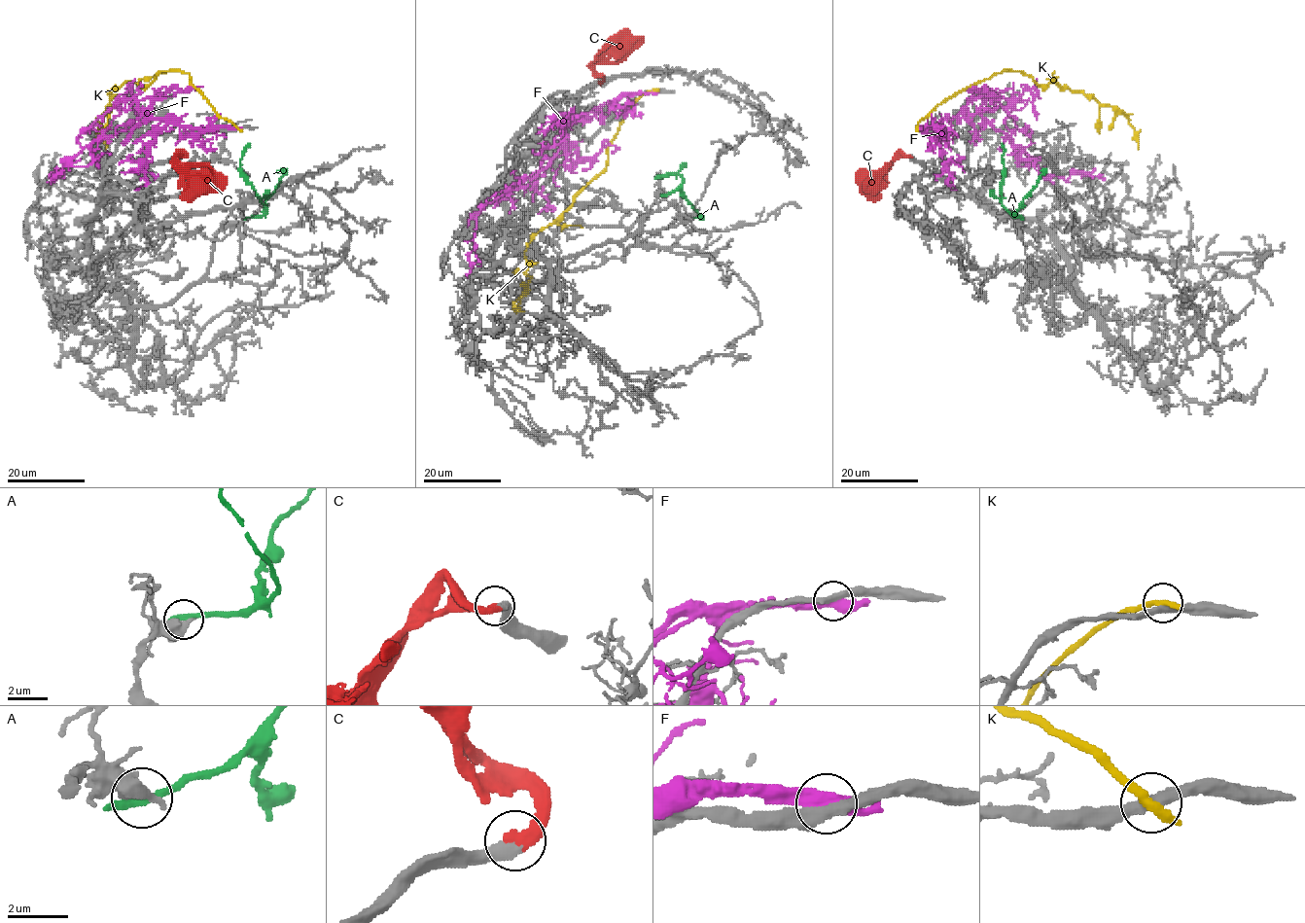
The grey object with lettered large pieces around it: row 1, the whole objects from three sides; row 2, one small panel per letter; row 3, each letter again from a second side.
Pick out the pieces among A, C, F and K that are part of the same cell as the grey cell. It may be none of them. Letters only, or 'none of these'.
C

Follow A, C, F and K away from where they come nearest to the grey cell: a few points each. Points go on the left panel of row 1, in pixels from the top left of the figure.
A: (248, 218), (263, 216), (266, 211), (252, 185), (241, 173), (240, 159), (249, 144)
C: (183, 156), (177, 154), (176, 159), (183, 163), (199, 163), (226, 185)
F: (235, 129), (187, 128), (148, 111), (128, 130), (98, 138), (52, 179)
K: (238, 129), (188, 73), (161, 70), (147, 85), (125, 81), (108, 91), (113, 104), (96, 120), (106, 149)

